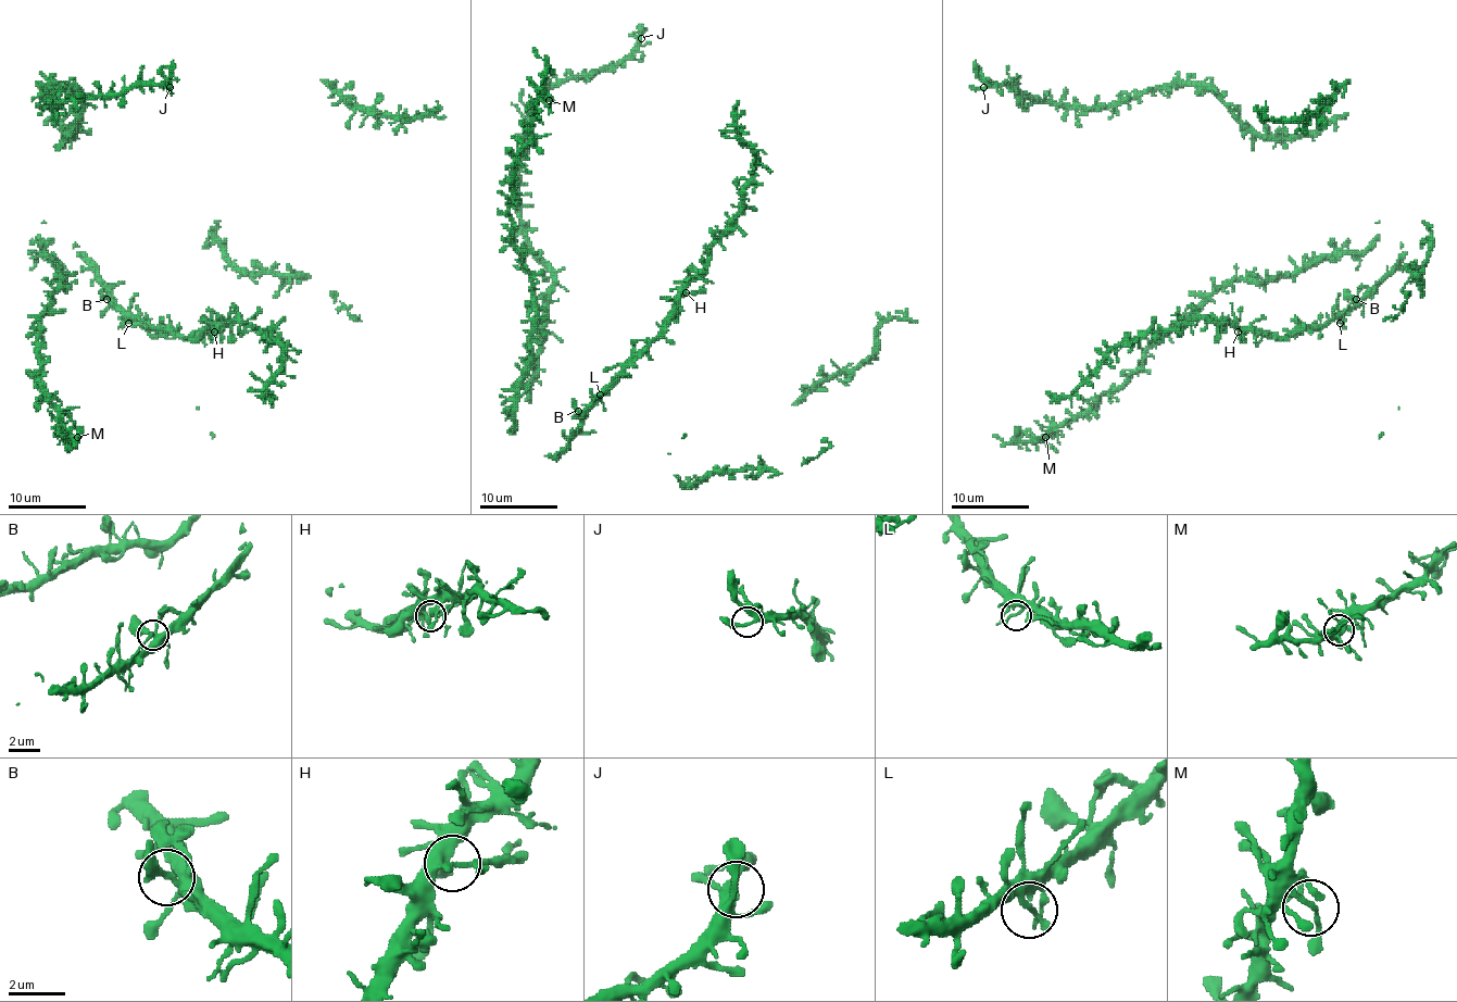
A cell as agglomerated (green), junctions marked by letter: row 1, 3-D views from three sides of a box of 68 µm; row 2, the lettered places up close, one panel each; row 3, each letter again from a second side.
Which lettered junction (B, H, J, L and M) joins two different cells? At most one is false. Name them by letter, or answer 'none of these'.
H

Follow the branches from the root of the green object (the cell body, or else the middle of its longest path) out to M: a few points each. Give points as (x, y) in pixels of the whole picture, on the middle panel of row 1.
M: (517, 428), (535, 299), (513, 240), (512, 177), (531, 141), (532, 111), (549, 100)

